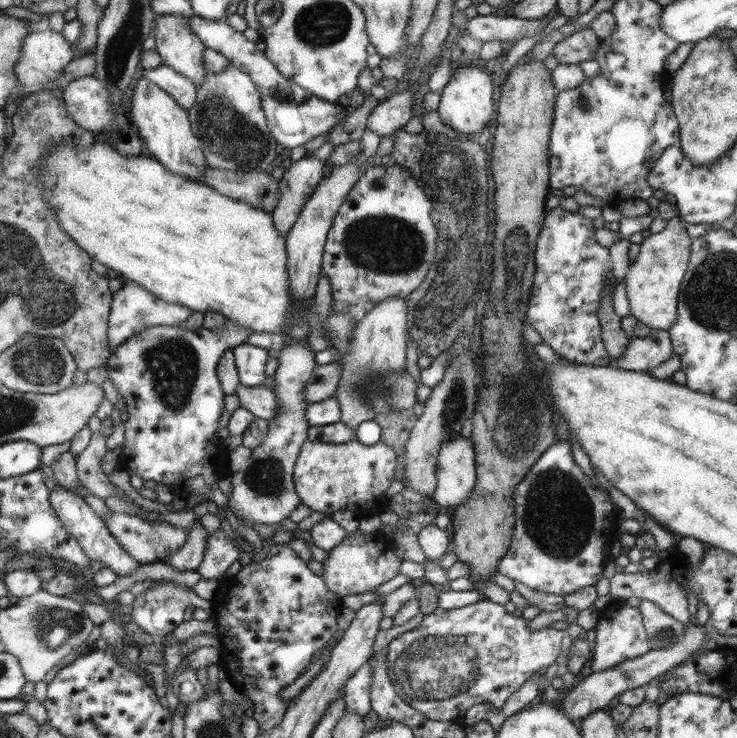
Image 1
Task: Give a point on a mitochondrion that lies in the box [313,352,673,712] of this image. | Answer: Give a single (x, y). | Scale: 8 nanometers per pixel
(437, 667)

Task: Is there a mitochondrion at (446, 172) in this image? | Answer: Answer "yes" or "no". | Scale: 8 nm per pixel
yes

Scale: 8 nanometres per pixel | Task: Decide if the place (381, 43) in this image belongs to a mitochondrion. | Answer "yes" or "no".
no

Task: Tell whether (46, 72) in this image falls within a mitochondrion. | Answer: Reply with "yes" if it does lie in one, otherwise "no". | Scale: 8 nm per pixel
no

